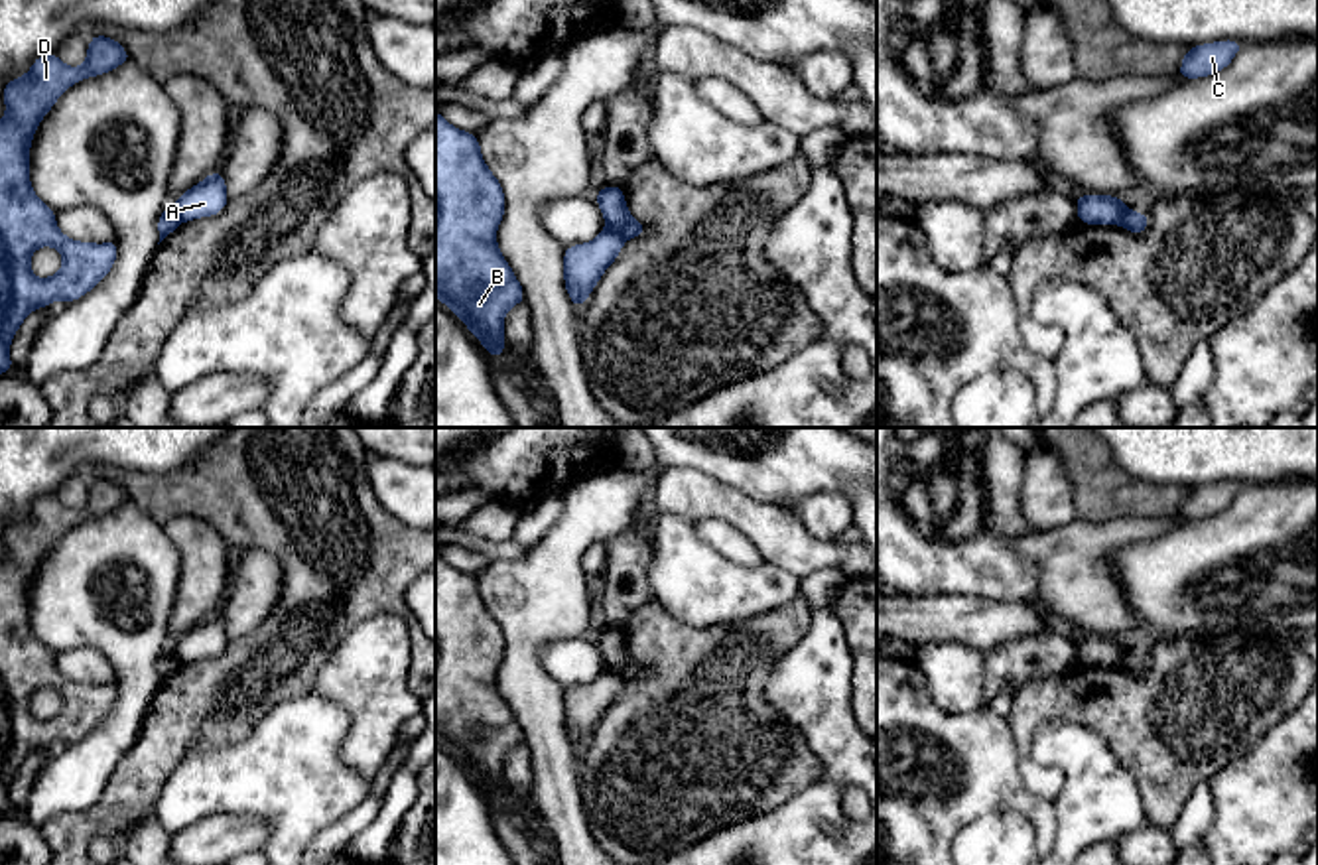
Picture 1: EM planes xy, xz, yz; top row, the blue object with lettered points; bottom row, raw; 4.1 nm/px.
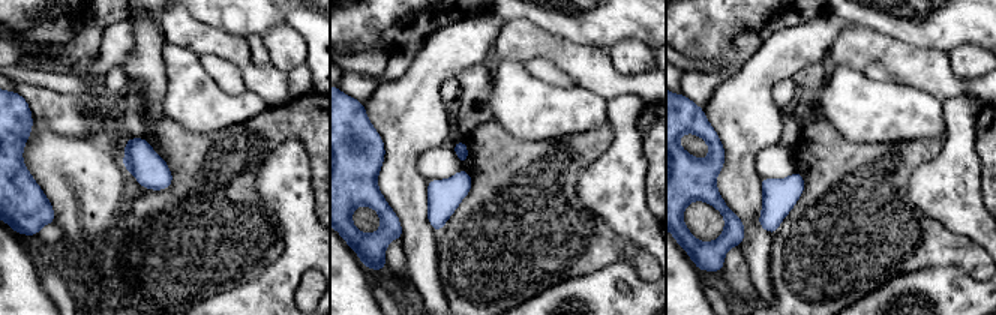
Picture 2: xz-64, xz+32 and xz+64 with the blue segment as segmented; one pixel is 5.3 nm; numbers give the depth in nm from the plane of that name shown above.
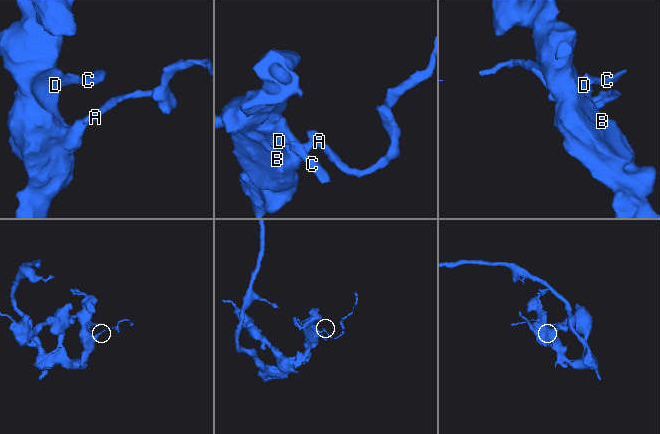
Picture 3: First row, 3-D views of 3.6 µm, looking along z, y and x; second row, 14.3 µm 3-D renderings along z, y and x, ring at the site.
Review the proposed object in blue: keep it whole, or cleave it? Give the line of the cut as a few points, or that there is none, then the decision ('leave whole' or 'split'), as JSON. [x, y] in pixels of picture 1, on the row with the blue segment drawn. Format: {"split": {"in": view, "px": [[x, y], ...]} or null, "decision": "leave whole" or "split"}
{"split": {"in": "xz", "px": [[607, 225], [623, 241]]}, "decision": "split"}

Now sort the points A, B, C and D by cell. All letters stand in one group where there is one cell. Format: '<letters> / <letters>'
A / B C D

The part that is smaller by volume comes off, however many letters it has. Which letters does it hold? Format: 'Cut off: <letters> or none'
Cut off: A

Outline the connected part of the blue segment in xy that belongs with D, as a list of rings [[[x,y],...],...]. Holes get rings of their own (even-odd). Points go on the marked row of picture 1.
[[[91,35],[83,67],[67,67],[55,53],[39,55],[32,69],[4,85],[6,116],[0,120],[0,374],[14,368],[10,343],[37,307],[55,299],[83,298],[112,270],[118,242],[79,242],[67,238],[55,211],[30,183],[30,146],[57,99],[77,81],[128,63],[128,51],[112,37]],[[39,246],[53,246],[63,266],[51,278],[35,278],[30,268]]]

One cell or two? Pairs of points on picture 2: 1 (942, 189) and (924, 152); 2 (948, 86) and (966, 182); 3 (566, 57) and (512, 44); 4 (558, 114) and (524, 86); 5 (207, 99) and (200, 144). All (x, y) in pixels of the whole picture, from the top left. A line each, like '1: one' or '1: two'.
1: two
2: two
3: one
4: one
5: two

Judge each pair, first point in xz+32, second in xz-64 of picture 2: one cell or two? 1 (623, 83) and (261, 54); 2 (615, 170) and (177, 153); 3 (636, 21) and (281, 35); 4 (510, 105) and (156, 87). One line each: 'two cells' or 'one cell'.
1: two cells
2: two cells
3: two cells
4: two cells

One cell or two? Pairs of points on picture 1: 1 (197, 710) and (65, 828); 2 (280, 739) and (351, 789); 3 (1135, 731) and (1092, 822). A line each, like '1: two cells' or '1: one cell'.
1: one cell
2: one cell
3: two cells

